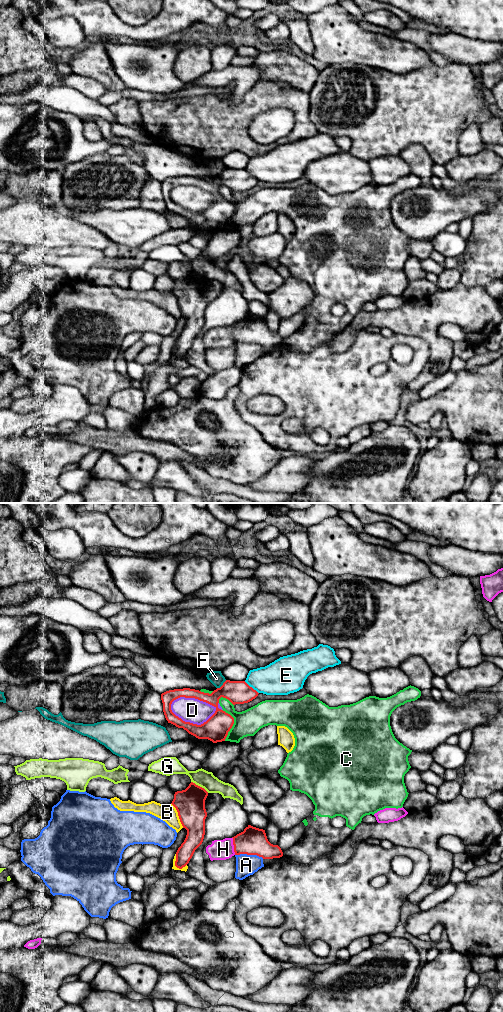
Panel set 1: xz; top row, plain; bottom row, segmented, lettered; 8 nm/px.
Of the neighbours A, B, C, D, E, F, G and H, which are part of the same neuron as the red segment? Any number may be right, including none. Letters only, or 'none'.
none

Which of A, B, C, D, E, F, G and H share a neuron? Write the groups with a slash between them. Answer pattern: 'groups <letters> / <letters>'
groups A / B / C D / E / F / G / H

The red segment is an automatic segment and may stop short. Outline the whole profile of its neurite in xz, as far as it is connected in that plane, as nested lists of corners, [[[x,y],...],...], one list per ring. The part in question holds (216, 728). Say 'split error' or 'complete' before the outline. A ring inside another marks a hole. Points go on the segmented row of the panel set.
complete; [[[226,680],[220,688],[217,688],[211,694],[190,688],[174,689],[162,693],[161,700],[163,703],[163,712],[168,723],[178,728],[183,728],[198,739],[208,739],[213,743],[217,743],[225,741],[228,732],[234,724],[234,718],[218,708],[219,699],[221,697],[226,698],[233,705],[244,704],[255,699],[258,694],[245,681]],[[180,697],[195,698],[206,702],[214,706],[216,711],[201,725],[185,722],[171,710],[172,702]]]

